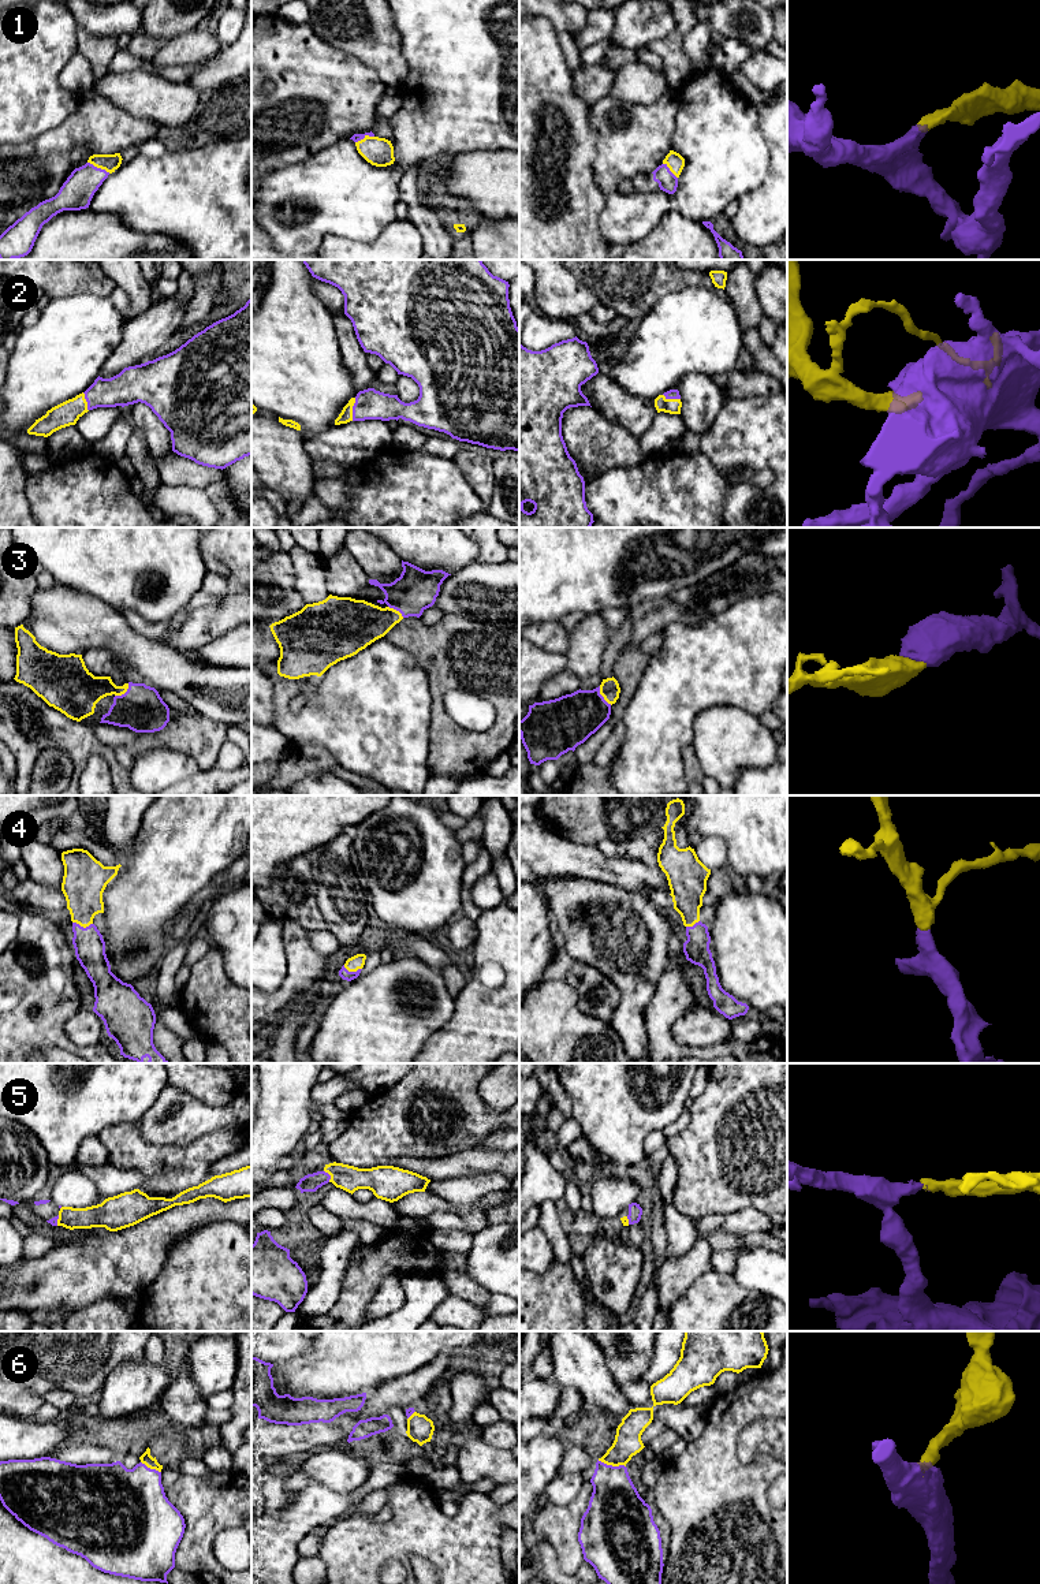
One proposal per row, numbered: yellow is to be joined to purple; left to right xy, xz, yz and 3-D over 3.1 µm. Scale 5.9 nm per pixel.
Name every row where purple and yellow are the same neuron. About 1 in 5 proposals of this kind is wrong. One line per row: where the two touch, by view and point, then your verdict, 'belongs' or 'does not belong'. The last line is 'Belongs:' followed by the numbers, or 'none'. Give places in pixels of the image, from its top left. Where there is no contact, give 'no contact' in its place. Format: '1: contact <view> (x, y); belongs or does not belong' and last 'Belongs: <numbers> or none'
1: contact xy (99, 168); belongs
2: contact xz (353, 409); belongs
3: contact yz (601, 696); belongs
4: contact xy (82, 927); belongs
5: contact xz (330, 1176); belongs
6: contact yz (611, 1465); belongs
Belongs: 1, 2, 3, 4, 5, 6

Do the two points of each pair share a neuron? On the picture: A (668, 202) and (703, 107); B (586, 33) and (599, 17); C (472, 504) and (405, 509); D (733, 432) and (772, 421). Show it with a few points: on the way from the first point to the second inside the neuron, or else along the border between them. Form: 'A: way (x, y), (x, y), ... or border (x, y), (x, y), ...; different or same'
A: way (693, 182), (703, 172), (703, 131); same
B: way (591, 29), (599, 21); same
C: way (455, 504), (421, 504); same
D: way (742, 432), (763, 431); same

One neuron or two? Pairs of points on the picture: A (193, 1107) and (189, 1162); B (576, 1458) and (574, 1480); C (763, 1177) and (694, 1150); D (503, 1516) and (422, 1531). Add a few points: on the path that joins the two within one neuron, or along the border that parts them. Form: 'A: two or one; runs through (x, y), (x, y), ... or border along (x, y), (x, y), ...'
A: two; border along (219, 1128), (186, 1144), (159, 1145)
B: two; border along (560, 1472), (580, 1473)
C: one; runs through (746, 1161), (740, 1154), (711, 1152)
D: two; border along (502, 1505), (495, 1517), (504, 1525)

